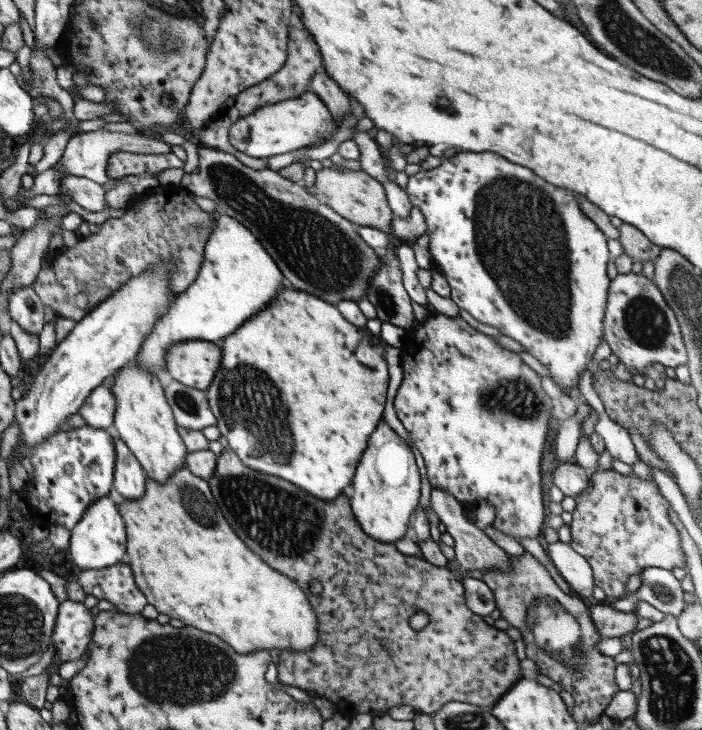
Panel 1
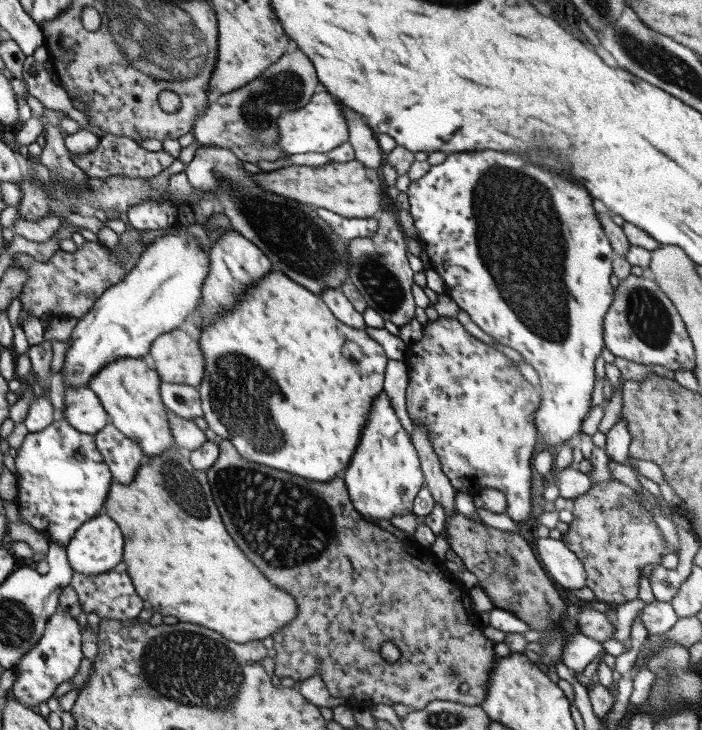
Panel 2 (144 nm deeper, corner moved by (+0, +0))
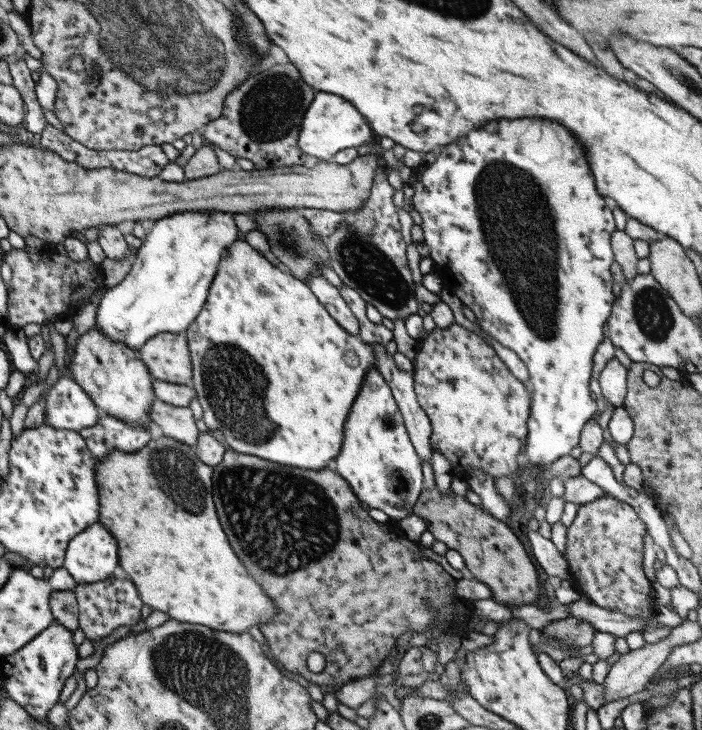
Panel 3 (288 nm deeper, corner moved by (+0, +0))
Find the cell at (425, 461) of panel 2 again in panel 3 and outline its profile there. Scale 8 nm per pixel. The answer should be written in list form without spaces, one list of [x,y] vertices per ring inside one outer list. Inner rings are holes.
[[[373,344],[371,346],[375,350],[375,356],[379,360],[377,370],[379,374],[385,378],[387,386],[391,388],[391,394],[397,402],[397,408],[403,416],[409,440],[417,452],[417,456],[421,458],[423,466],[429,466],[429,470],[433,472],[433,460],[431,460],[431,420],[427,418],[427,414],[423,412],[423,408],[419,406],[417,398],[415,398],[415,390],[413,390],[413,372],[403,372],[393,364],[393,356],[385,354],[385,348],[381,344]]]

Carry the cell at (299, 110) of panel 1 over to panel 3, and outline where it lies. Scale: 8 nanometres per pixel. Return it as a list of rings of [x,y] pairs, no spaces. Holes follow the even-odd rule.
[[[317,92],[301,120],[297,146],[305,156],[315,156],[321,158],[323,162],[331,162],[331,158],[337,152],[343,152],[343,148],[357,148],[363,142],[371,142],[373,138],[375,138],[373,130],[369,128],[365,118],[357,112],[357,108],[353,108],[347,100],[339,96]]]

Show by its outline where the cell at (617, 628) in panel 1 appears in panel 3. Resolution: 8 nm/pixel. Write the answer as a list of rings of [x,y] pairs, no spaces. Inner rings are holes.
[[[565,618],[565,620],[555,620],[551,624],[547,624],[543,630],[543,634],[555,634],[559,638],[565,638],[577,646],[587,646],[593,642],[595,632],[599,632],[591,622],[583,620],[583,618]]]

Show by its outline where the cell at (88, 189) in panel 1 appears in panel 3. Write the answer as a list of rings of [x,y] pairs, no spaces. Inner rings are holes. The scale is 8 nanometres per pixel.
[[[15,52],[15,54],[9,54],[9,56],[3,56],[3,60],[7,62],[7,72],[9,76],[13,78],[13,86],[19,90],[23,102],[25,102],[25,122],[27,122],[27,132],[31,134],[43,134],[45,126],[47,124],[47,118],[45,118],[45,110],[39,106],[37,98],[35,98],[35,82],[31,78],[31,70],[25,68],[25,62],[23,62],[23,56],[21,52]]]

